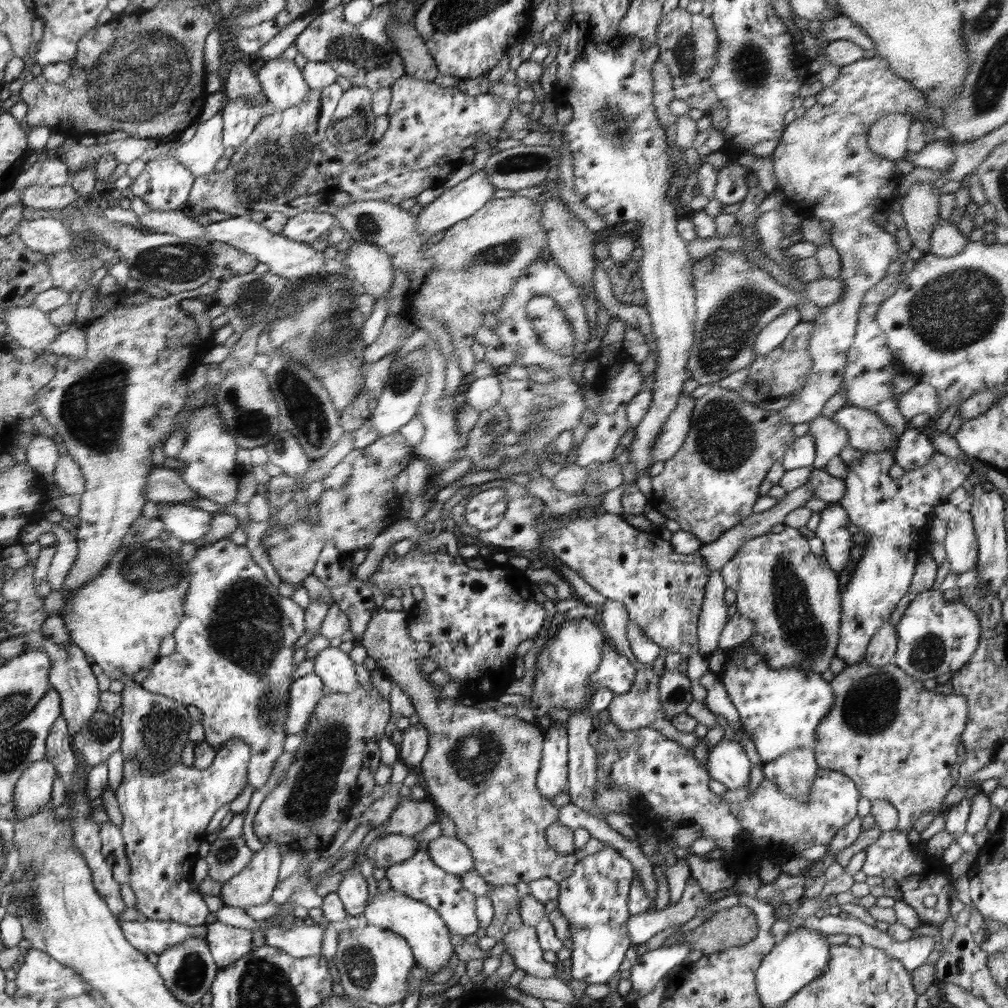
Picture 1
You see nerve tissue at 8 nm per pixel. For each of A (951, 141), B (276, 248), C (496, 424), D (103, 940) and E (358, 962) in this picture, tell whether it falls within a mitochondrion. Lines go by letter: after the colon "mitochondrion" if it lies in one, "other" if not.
A: other
B: other
C: mitochondrion
D: other
E: mitochondrion

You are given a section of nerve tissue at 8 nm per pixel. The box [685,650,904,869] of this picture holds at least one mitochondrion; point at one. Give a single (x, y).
(870, 704)

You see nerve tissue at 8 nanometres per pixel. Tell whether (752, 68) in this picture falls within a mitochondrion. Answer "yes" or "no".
yes

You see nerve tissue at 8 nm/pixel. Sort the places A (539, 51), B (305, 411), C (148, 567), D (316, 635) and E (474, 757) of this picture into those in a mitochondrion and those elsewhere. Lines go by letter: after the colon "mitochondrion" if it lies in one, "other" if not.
A: other
B: mitochondrion
C: mitochondrion
D: other
E: mitochondrion

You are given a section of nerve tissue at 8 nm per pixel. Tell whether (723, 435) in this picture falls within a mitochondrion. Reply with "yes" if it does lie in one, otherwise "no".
yes

